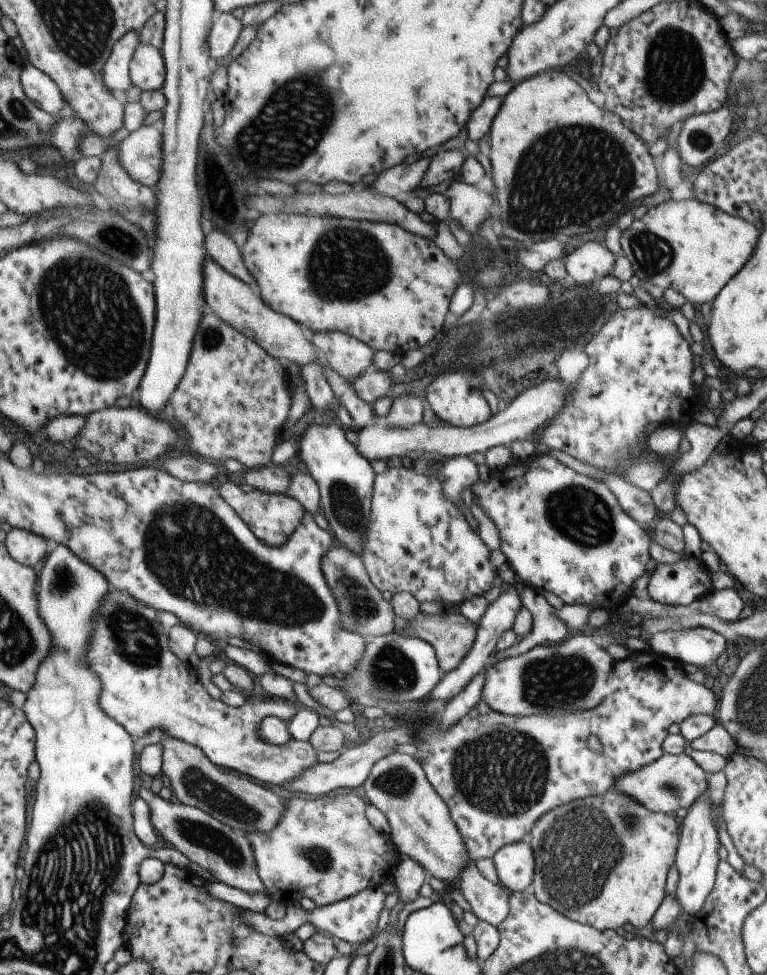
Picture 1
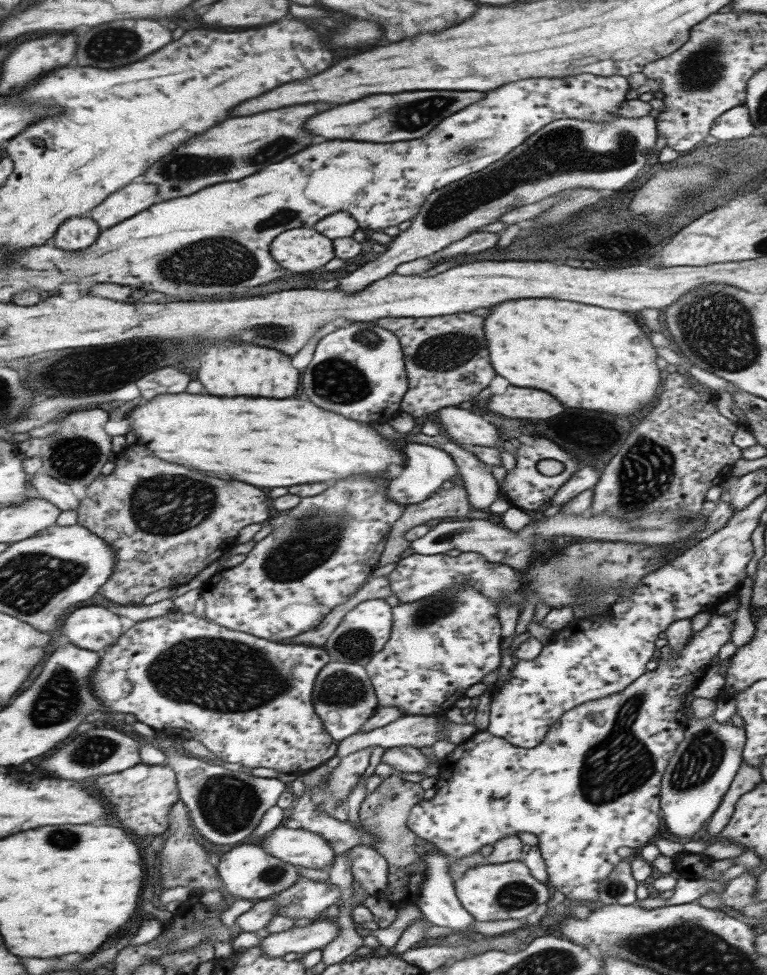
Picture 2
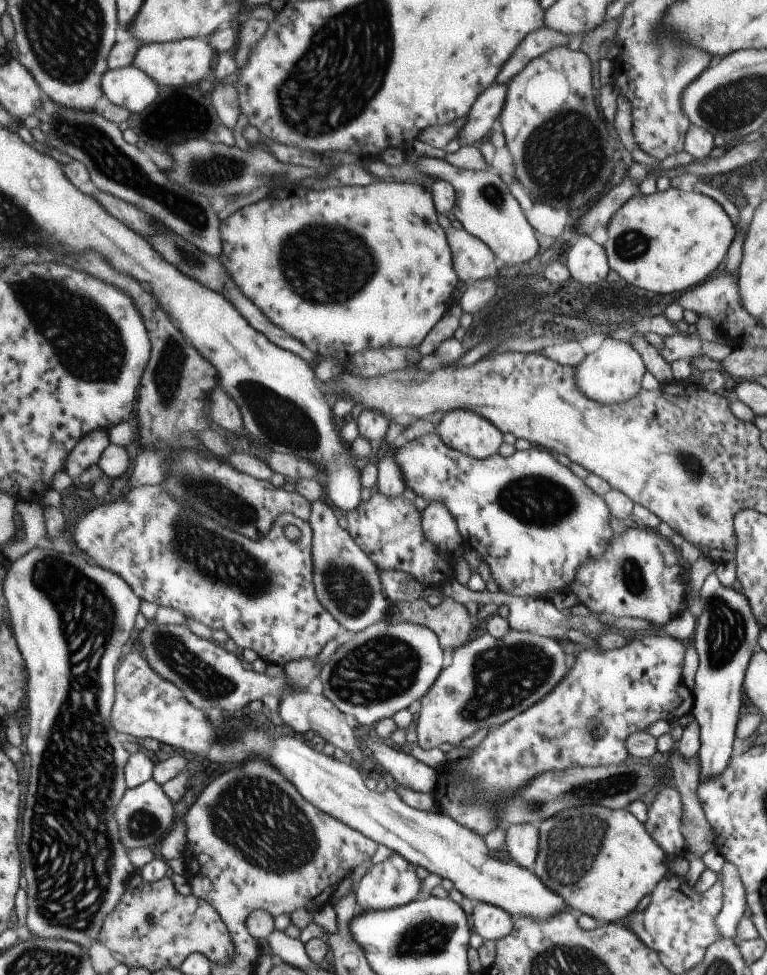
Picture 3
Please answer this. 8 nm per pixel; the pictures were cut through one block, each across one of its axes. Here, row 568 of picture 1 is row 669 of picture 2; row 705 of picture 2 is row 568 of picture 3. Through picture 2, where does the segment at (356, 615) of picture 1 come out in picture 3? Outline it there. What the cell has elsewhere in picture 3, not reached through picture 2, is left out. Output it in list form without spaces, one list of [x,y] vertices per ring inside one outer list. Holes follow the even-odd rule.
[[[319,500],[310,502],[307,521],[312,532],[313,590],[317,602],[333,616],[333,620],[341,628],[356,633],[381,620],[388,601],[382,592],[378,568],[355,546],[348,532],[336,522],[335,514],[329,507]]]

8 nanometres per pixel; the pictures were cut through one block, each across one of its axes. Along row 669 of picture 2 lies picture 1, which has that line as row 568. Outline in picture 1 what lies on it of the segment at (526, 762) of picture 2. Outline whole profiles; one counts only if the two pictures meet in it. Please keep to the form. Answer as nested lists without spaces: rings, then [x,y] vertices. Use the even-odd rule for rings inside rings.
[[[687,554],[674,563],[656,564],[649,574],[646,593],[659,604],[687,608],[688,604],[711,592],[709,577],[700,559]]]

